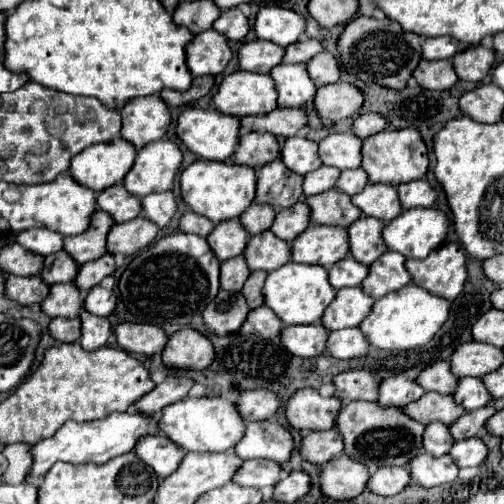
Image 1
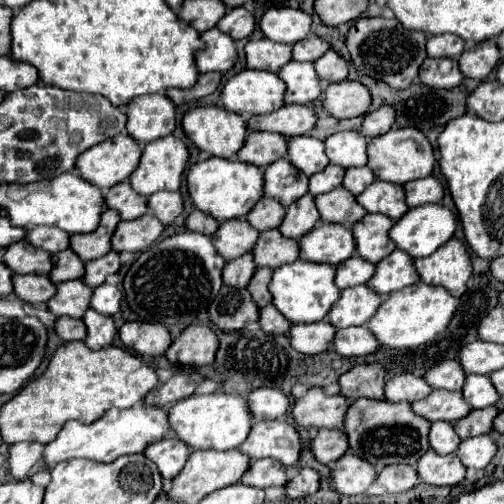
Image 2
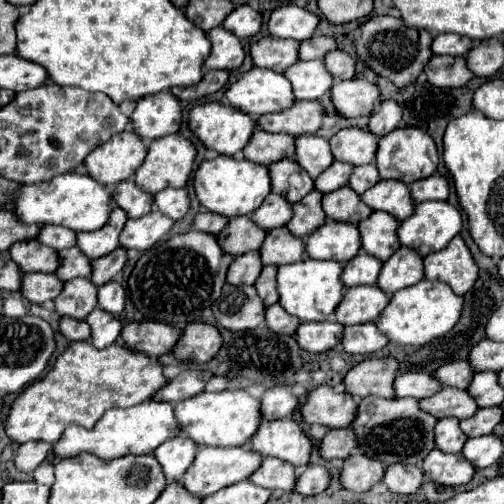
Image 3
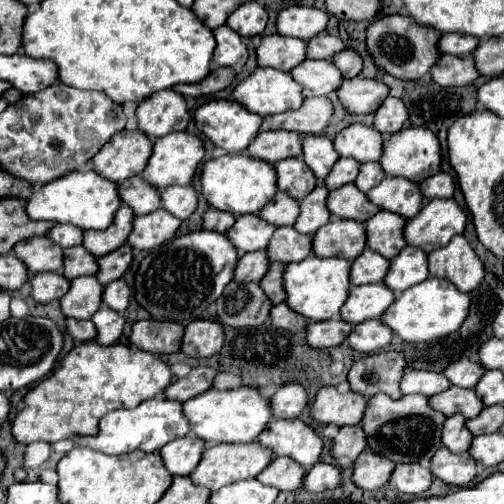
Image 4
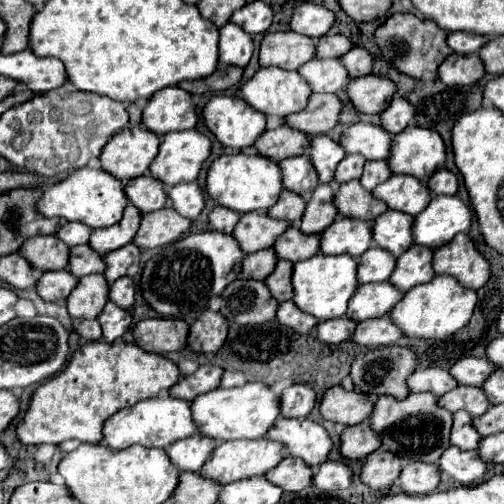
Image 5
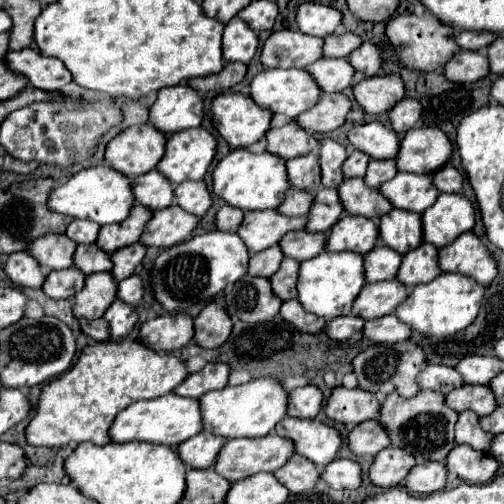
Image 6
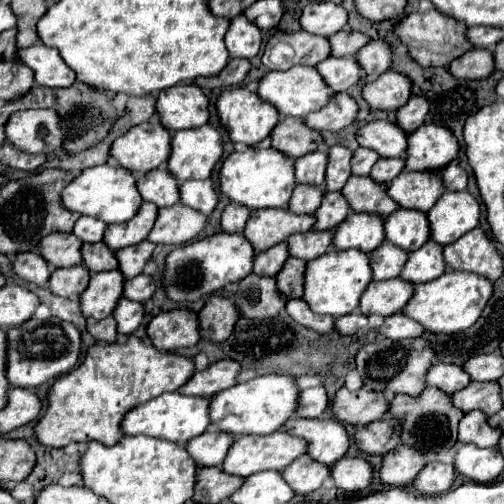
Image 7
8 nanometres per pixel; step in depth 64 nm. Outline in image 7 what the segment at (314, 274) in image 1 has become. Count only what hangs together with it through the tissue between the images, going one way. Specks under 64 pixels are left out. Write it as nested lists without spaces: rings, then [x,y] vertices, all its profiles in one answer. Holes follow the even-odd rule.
[[[330,250],[322,254],[320,258],[314,258],[308,262],[306,282],[304,282],[304,300],[308,300],[308,306],[312,308],[312,312],[340,318],[358,310],[360,296],[370,282],[372,282],[372,268],[370,268],[368,254],[360,250]]]

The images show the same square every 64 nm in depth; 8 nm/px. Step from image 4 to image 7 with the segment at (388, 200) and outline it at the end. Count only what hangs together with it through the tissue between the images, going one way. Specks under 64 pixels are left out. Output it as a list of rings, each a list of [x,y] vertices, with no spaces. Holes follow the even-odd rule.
[[[404,170],[388,184],[388,194],[402,206],[428,212],[446,192],[440,172],[408,172]]]

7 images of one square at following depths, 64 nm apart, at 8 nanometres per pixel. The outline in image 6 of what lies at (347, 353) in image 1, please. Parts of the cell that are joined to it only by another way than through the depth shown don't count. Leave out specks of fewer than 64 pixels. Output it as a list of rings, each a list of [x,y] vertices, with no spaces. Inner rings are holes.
[[[388,314],[374,322],[366,322],[364,336],[370,338],[370,342],[374,342],[374,344],[384,344],[384,342],[396,344],[396,342],[408,340],[412,336],[412,328],[408,328],[408,324],[400,322],[394,314]]]

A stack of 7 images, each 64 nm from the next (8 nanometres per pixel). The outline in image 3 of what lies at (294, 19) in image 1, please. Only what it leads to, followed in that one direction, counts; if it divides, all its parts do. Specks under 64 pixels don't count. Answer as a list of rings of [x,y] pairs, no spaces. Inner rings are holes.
[[[284,6],[272,12],[268,30],[276,38],[292,38],[292,36],[312,36],[316,32],[316,26],[320,22],[320,16],[296,8],[296,6]]]

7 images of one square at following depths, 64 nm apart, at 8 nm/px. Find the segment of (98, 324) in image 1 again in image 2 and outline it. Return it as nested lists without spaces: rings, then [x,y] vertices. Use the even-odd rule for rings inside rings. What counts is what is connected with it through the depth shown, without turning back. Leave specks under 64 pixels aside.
[[[88,310],[84,314],[84,324],[88,326],[88,336],[86,336],[86,344],[92,350],[100,350],[104,346],[110,346],[114,334],[116,334],[116,324],[110,316],[104,316],[96,310]]]

